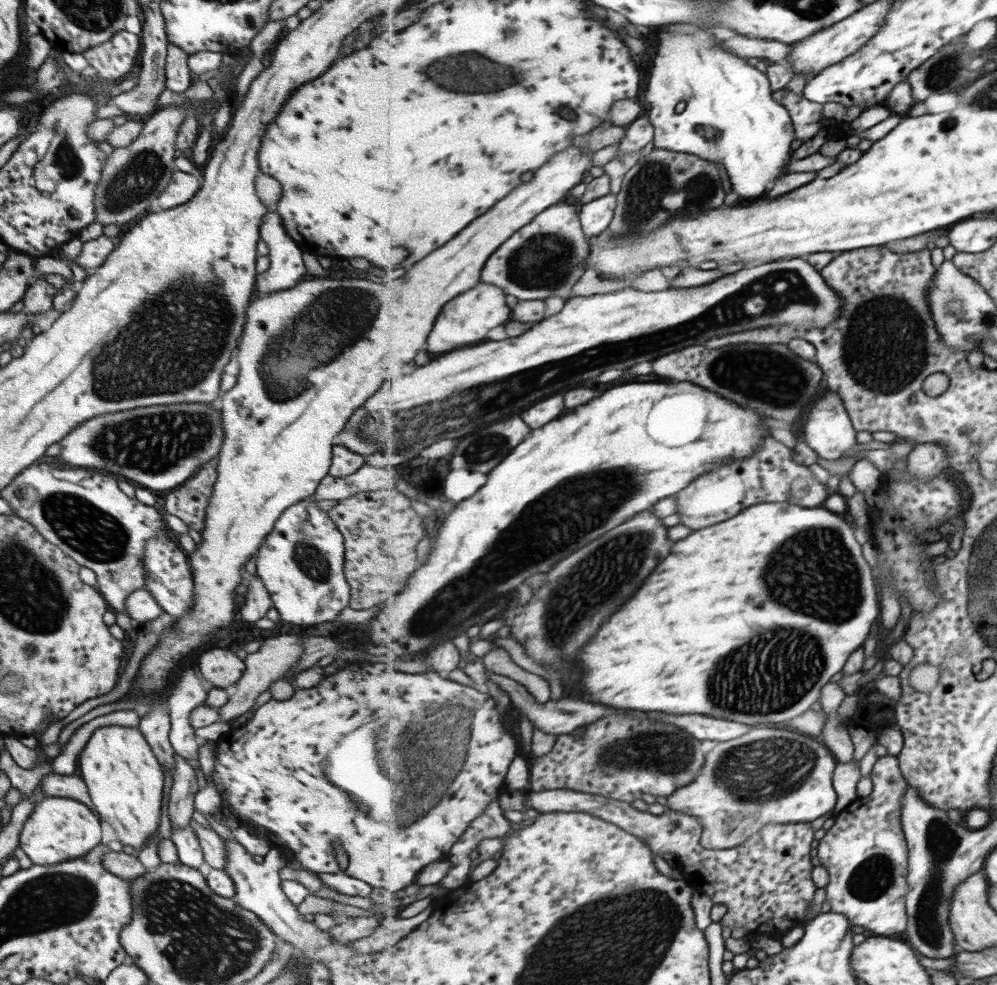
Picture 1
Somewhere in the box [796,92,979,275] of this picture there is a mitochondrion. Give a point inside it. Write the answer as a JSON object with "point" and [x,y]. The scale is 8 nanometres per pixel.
{"point":[947,123]}

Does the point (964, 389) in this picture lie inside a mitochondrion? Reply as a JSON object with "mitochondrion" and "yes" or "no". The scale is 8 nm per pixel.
{"mitochondrion":"no"}

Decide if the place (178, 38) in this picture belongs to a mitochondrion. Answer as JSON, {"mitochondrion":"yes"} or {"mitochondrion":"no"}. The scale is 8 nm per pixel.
{"mitochondrion":"no"}

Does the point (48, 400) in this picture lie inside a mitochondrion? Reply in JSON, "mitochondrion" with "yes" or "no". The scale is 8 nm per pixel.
{"mitochondrion":"no"}

